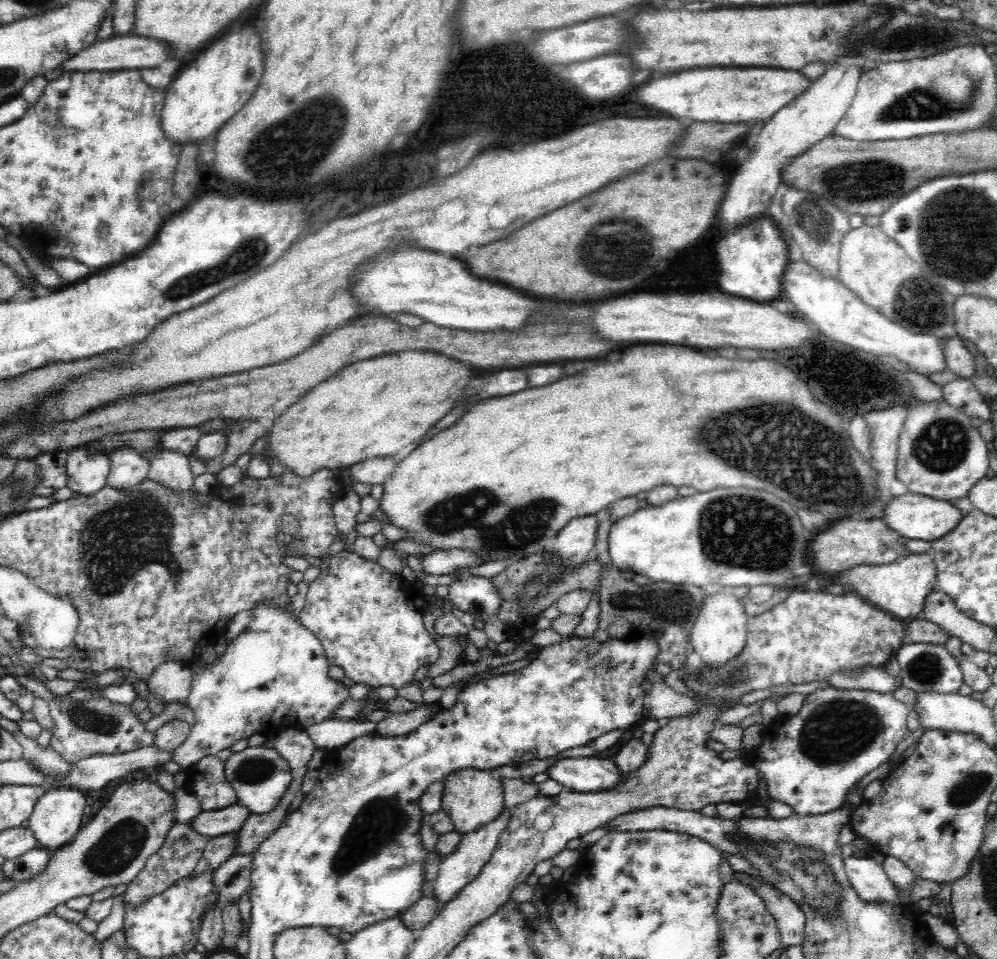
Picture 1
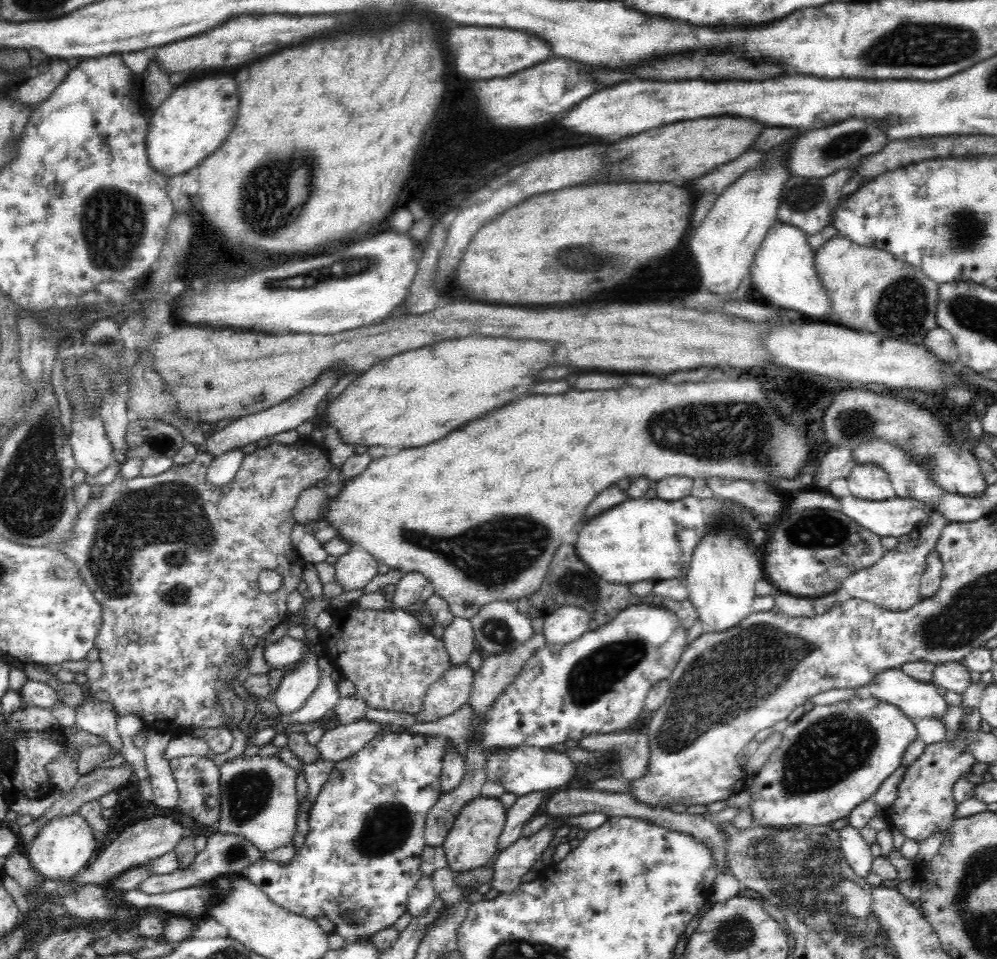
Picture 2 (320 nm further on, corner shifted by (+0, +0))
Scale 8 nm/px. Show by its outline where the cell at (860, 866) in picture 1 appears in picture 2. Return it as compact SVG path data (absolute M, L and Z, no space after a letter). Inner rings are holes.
M849 821L837 832L841 853L846 863L859 878L864 879L872 871L871 846L864 840L861 832L854 828Z

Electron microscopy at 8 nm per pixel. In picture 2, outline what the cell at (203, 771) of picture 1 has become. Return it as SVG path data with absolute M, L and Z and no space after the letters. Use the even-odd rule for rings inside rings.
M211 755L173 758L169 765L176 789L178 789L178 810L182 810L184 814L188 814L204 826L216 824L220 814L221 774L219 768L214 765Z

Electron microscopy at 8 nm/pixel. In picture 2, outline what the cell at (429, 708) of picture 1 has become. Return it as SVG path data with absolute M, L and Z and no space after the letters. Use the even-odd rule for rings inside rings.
M468 663L452 665L427 690L423 709L417 714L423 722L432 722L452 714L468 703L475 671Z

